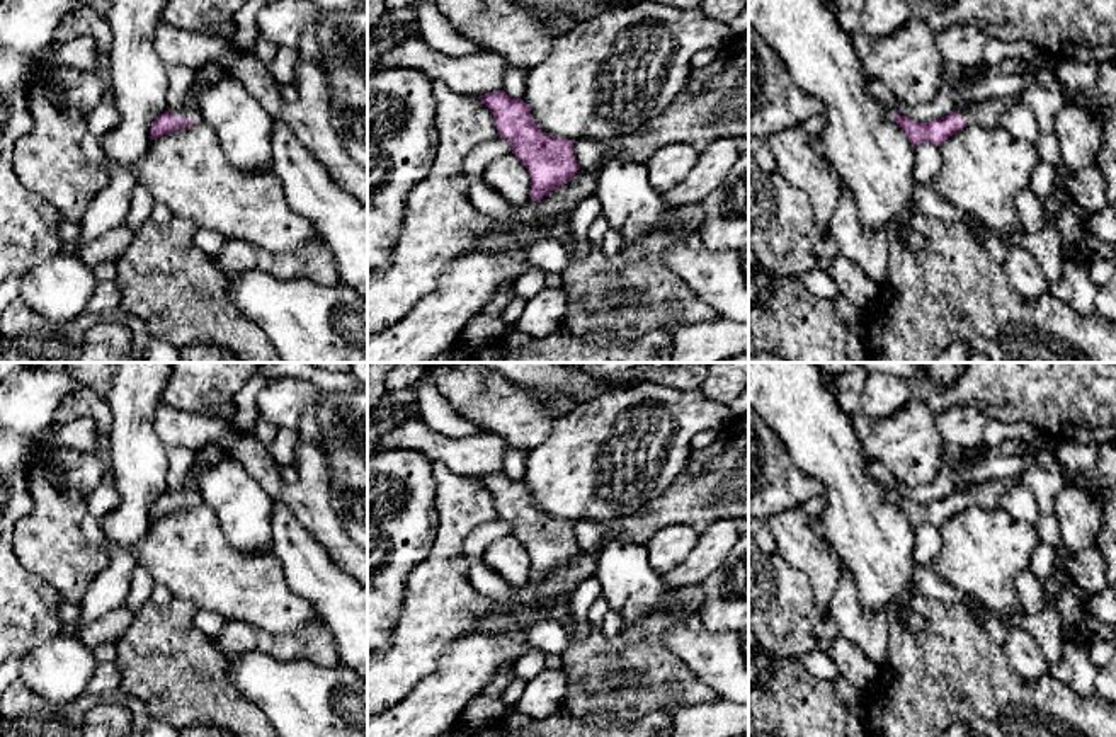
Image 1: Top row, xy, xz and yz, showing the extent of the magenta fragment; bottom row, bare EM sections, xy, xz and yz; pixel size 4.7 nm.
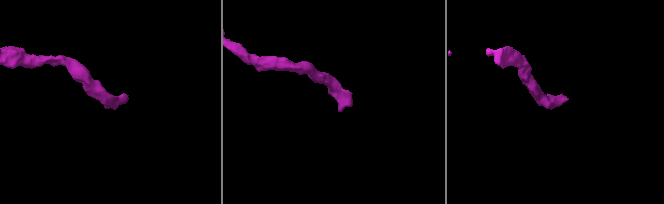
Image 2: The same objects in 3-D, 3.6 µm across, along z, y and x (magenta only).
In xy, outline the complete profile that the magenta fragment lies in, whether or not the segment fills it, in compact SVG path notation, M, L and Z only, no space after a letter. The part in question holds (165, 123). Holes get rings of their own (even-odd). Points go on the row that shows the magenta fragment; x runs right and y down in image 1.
M184 106L177 111L165 111L151 123L150 134L151 134L151 138L160 138L175 129L192 126L197 121L201 121L201 119L194 107Z

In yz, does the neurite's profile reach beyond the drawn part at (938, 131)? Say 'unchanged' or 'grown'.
grown

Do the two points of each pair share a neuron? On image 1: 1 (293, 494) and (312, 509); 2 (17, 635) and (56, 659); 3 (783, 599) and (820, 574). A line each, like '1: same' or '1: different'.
1: same
2: different
3: different

